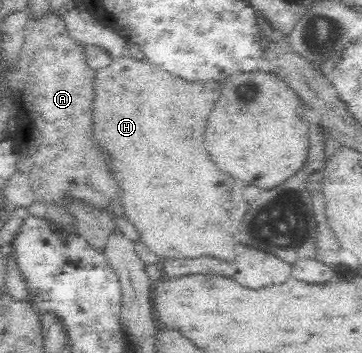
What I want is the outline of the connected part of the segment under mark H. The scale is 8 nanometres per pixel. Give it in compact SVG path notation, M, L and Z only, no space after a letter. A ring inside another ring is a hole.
M122 54L113 58L105 68L98 69L96 82L94 108L98 110L94 110L94 116L98 116L98 130L94 132L98 134L94 137L102 145L104 142L110 144L110 148L114 148L114 156L118 156L118 164L122 164L118 172L122 172L122 180L126 180L122 182L126 194L118 205L118 211L126 208L126 212L120 213L136 226L142 242L161 260L164 256L182 258L206 254L216 254L224 259L234 258L238 252L238 244L234 240L234 232L238 228L234 218L238 216L238 210L232 210L232 206L238 206L234 200L244 202L242 188L246 182L220 172L208 156L204 156L204 166L198 164L200 154L204 154L200 138L210 114L210 110L198 108L210 108L210 104L216 102L220 96L218 80L190 82L166 72L166 69L156 66L145 57L132 58L129 54Z

